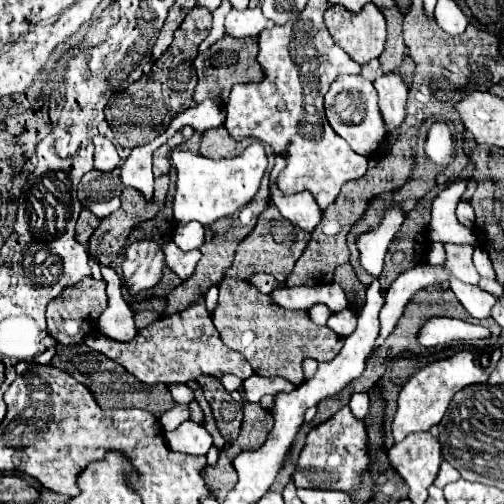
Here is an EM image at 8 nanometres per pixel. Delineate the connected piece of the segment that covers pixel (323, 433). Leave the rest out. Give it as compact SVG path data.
M345 406L327 422L313 428L307 436L305 448L301 450L297 470L293 474L297 488L319 488L319 490L343 490L353 492L359 488L359 474L369 466L367 456L367 432L361 420L353 416L353 412Z

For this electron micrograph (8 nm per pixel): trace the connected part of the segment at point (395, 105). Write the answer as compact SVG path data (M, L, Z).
M399 72L383 74L373 84L379 92L379 108L387 126L387 134L391 134L401 124L401 120L405 120L407 84Z

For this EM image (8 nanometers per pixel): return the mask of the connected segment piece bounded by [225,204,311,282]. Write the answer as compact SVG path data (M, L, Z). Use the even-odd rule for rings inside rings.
M269 204L257 218L253 232L239 244L233 264L229 266L229 272L225 272L225 276L247 280L249 274L265 272L265 274L271 274L277 282L285 282L285 278L293 270L297 258L303 254L309 238L311 238L309 232L305 232L301 228L293 228L293 224L289 224L285 218L281 218L277 208L273 208L273 204Z

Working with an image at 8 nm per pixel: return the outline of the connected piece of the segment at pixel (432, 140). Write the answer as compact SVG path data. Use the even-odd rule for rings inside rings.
M435 122L429 128L427 140L425 140L427 160L431 160L433 164L445 168L453 160L453 148L455 148L455 140L453 140L449 124L447 122Z

